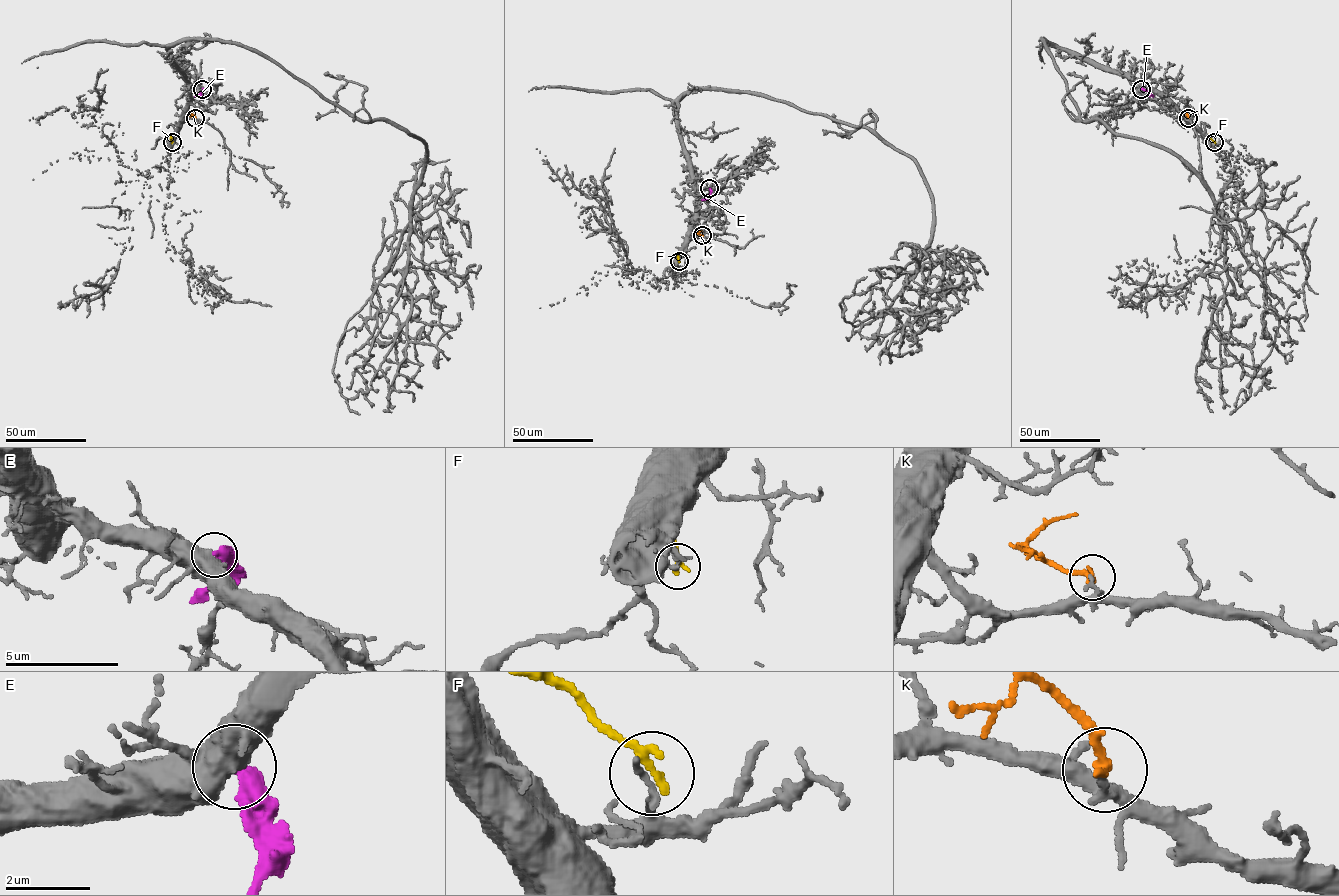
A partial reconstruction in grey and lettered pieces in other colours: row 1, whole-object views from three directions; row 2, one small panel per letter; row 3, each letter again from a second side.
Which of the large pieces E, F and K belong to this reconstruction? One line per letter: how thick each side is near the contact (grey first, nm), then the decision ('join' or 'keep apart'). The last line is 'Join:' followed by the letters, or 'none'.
E: 800/480 nm | keep apart
F: 200/260 nm | keep apart
K: 190/240 nm | keep apart
Join: none

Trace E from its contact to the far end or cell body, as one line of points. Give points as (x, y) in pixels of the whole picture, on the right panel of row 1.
E: (1141, 89), (1153, 96)

